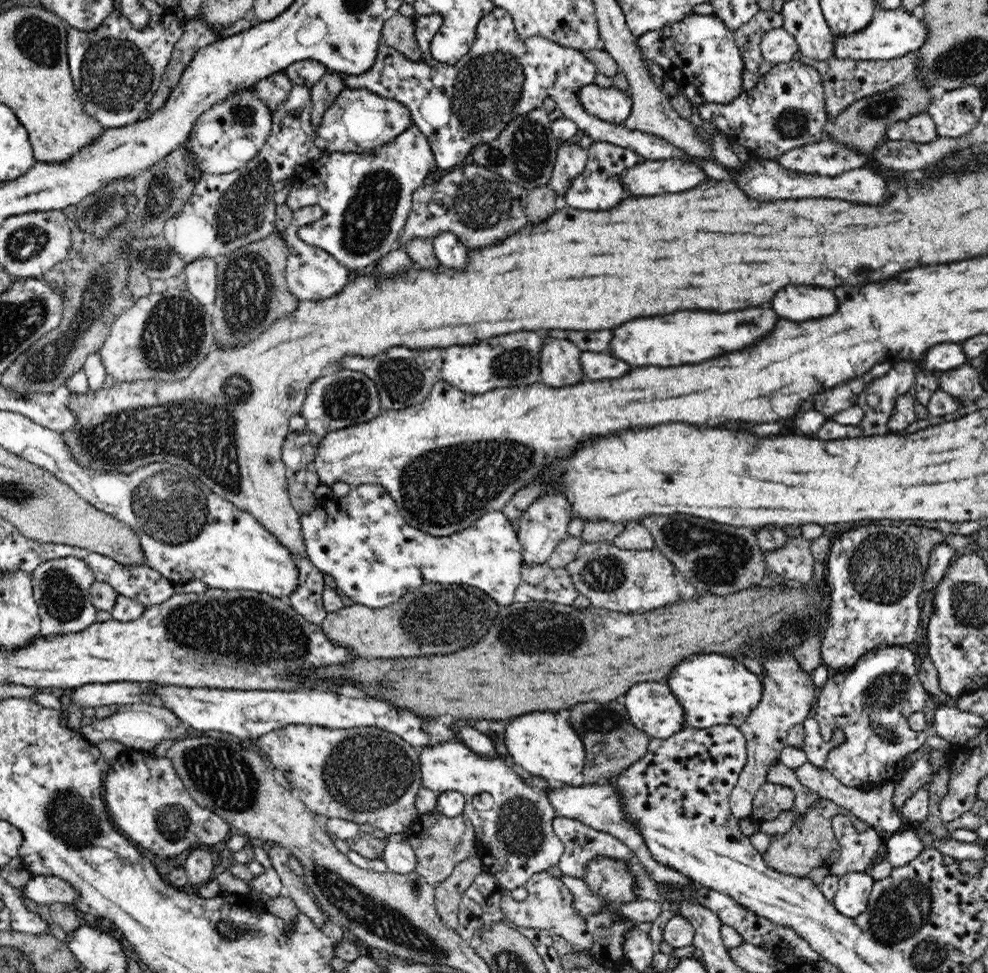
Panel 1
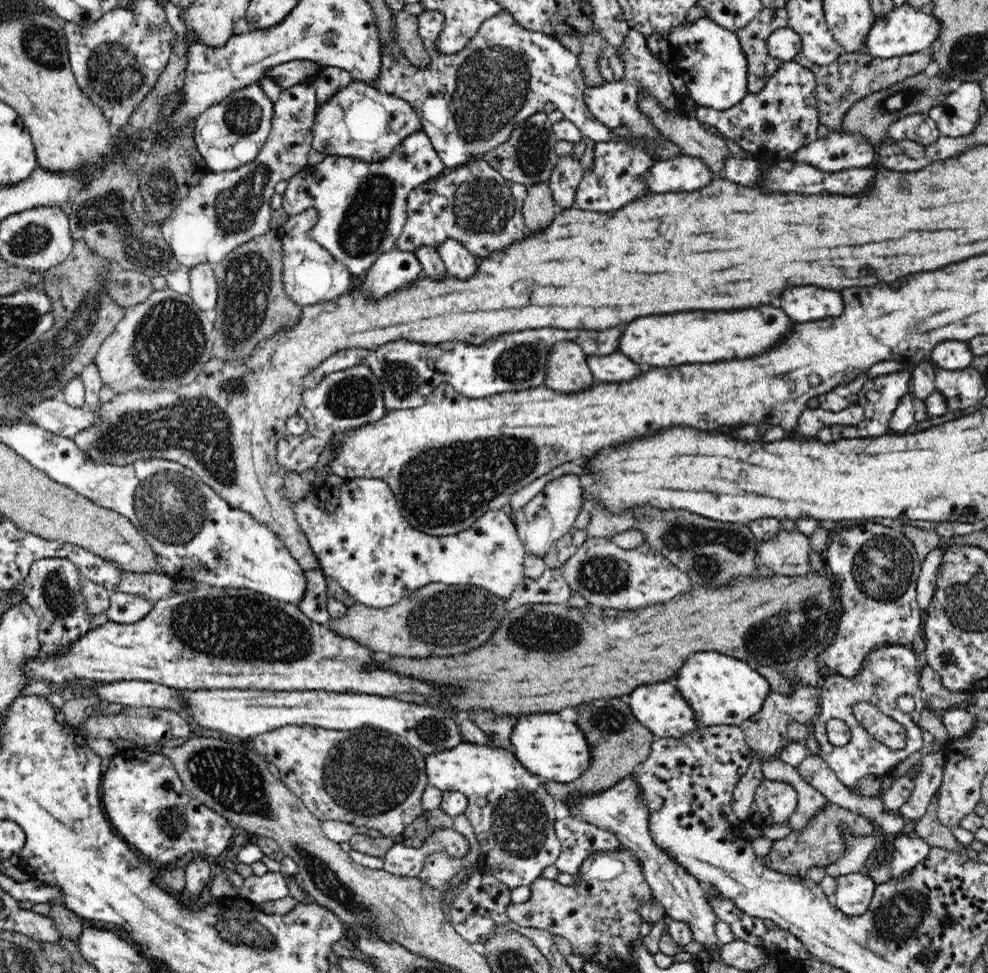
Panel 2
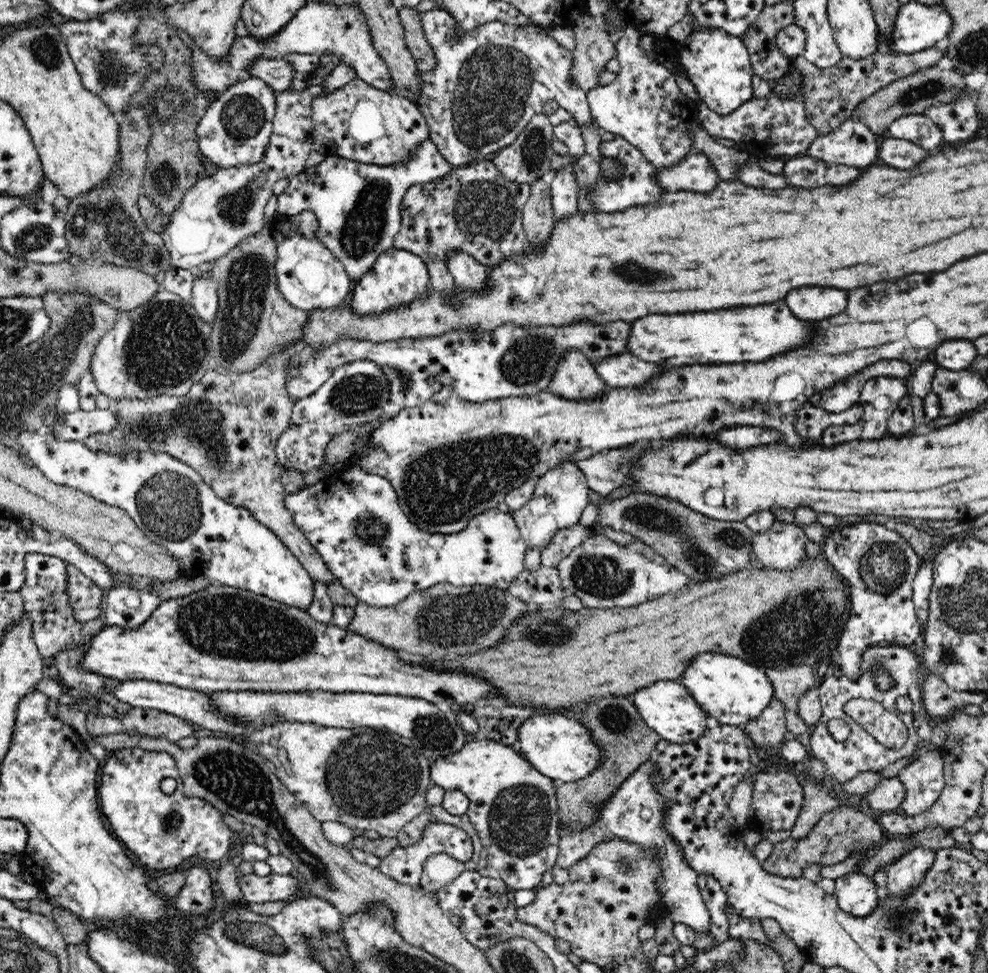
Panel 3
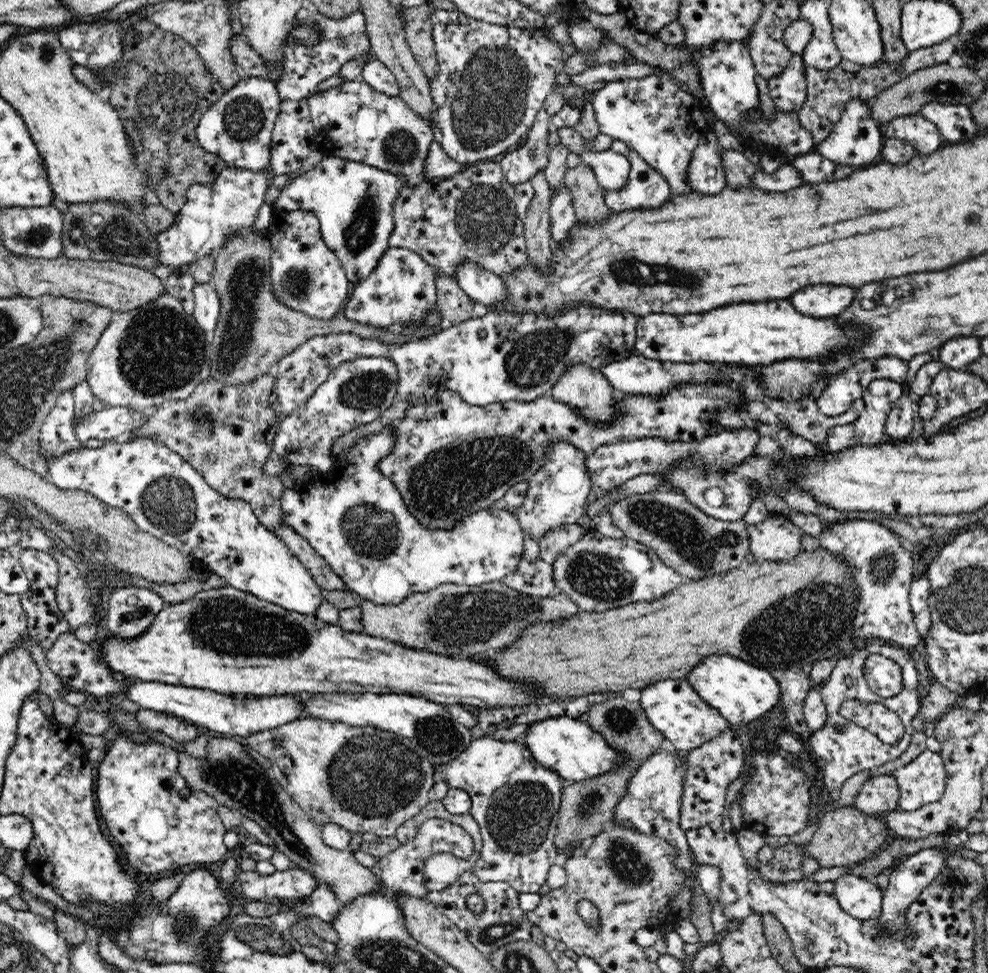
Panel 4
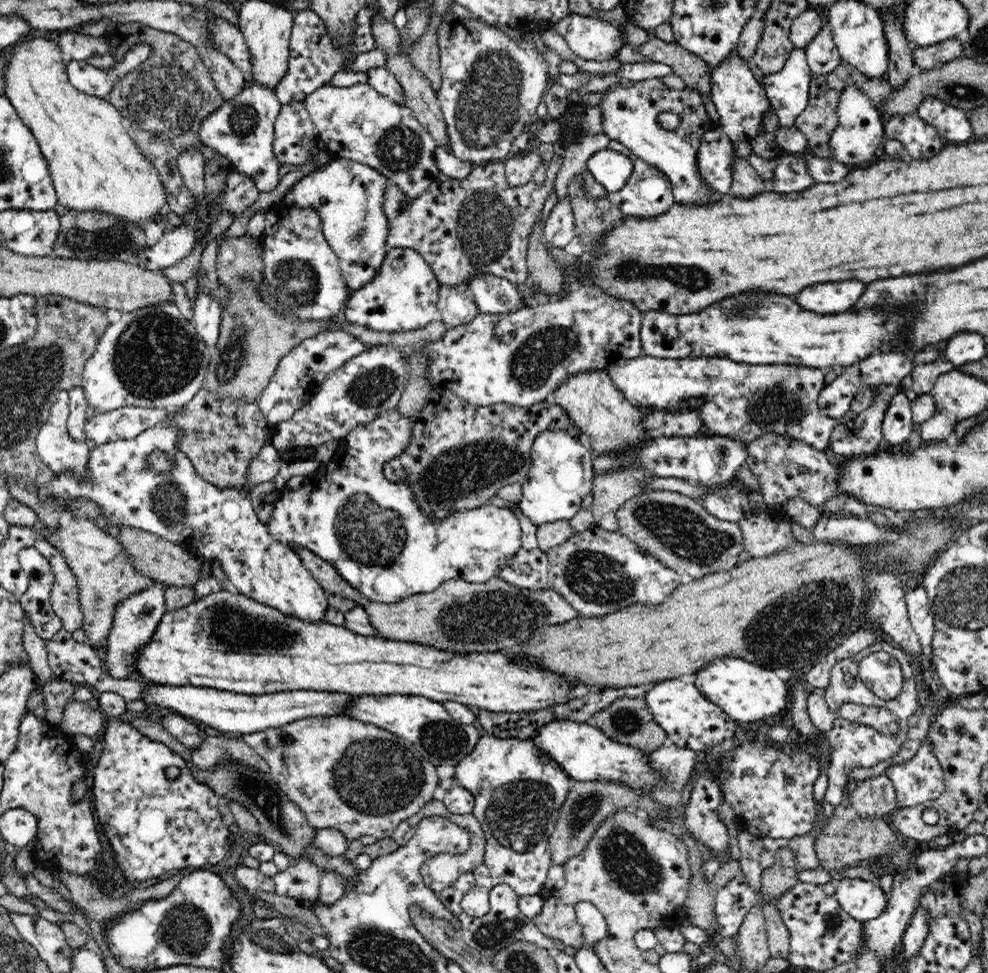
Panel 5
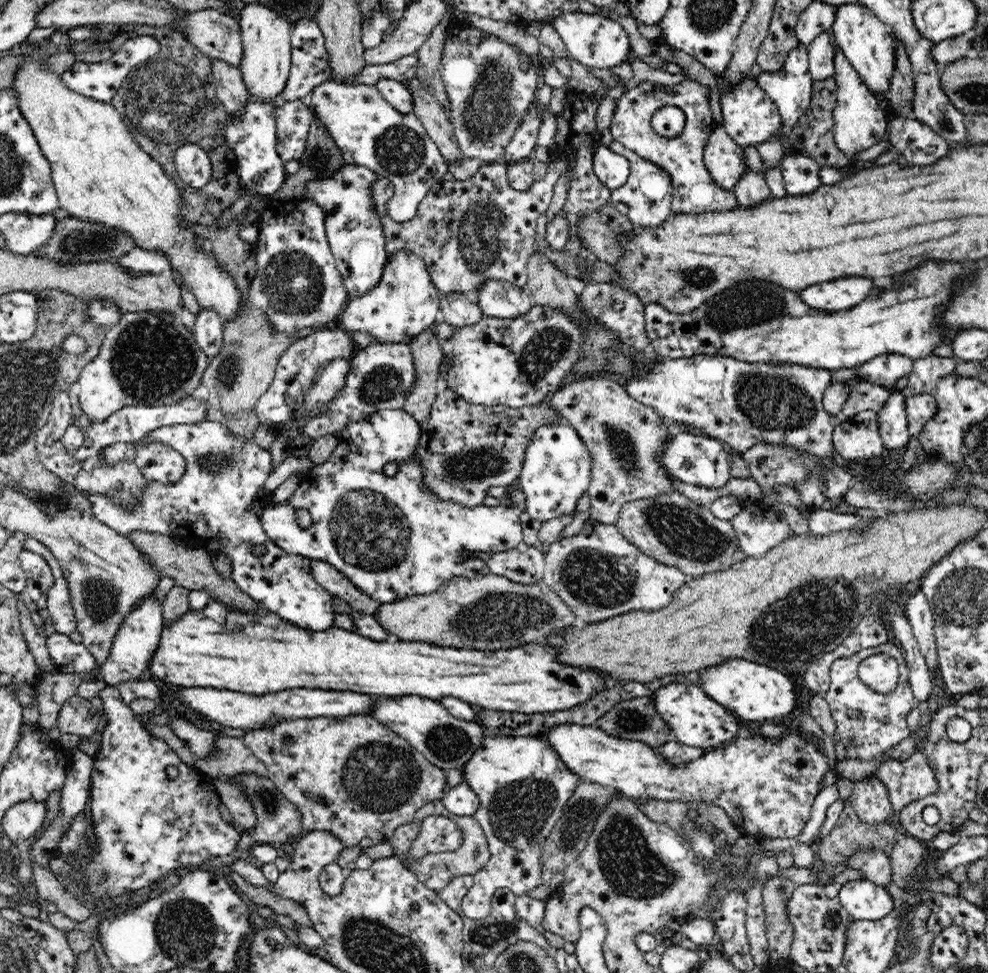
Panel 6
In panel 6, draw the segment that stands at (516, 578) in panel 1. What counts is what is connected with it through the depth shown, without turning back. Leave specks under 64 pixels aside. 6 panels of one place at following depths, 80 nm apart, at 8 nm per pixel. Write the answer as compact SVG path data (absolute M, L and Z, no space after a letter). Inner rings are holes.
M384 409L379 410L374 414L370 414L366 420L358 422L348 422L344 431L337 436L337 446L332 451L330 457L322 464L315 465L311 471L308 471L304 476L301 476L301 482L303 485L299 486L294 494L287 500L286 504L280 504L280 506L272 506L272 508L265 508L262 510L262 514L258 516L260 523L262 523L263 530L266 531L266 535L270 538L270 541L274 542L278 547L282 548L285 552L292 554L300 554L302 557L308 559L314 559L322 562L328 562L331 566L334 566L335 570L342 573L344 577L348 578L354 586L360 591L364 592L368 597L371 597L378 603L392 604L394 602L400 602L406 600L406 598L414 596L422 596L435 592L442 586L443 582L448 581L453 577L463 578L479 578L491 574L488 564L477 556L479 553L502 553L507 550L512 550L518 547L518 544L523 542L522 524L520 523L519 513L516 508L508 505L504 502L498 506L490 507L486 505L480 505L472 508L462 506L457 502L450 500L440 500L437 498L429 488L426 488L422 484L423 468L421 464L415 458L415 448L418 446L419 438L421 435L420 422L418 422L409 412L402 409ZM388 463L398 463L398 472L394 476L386 476L384 467ZM304 508L311 514L313 520L312 525L309 528L301 528L296 523L295 509Z

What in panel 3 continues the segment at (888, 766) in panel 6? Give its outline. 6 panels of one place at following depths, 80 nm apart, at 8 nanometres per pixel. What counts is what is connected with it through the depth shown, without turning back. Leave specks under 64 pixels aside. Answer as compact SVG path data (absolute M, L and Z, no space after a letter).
M940 750L922 752L917 761L909 763L897 776L906 787L899 812L907 816L927 812L945 787L943 755Z

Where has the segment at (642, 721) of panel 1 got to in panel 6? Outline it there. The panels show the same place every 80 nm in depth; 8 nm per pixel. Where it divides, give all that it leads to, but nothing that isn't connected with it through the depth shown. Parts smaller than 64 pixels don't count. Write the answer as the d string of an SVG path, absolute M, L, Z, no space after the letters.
M676 681L658 687L650 697L663 722L674 732L676 740L686 746L714 750L734 740L738 734L738 718L710 698L701 687Z

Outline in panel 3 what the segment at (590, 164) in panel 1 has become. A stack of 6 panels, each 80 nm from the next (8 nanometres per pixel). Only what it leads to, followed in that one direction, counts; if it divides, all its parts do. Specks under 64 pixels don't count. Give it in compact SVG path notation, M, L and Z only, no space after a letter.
M616 136L603 139L599 146L599 153L603 158L611 158L617 160L622 167L622 174L618 180L602 180L598 178L598 184L594 186L594 190L590 192L589 200L598 211L605 213L620 212L628 209L628 206L642 206L642 204L649 205L651 202L656 202L666 190L658 185L658 178L656 178L657 168L644 157L642 151L631 145L626 139Z

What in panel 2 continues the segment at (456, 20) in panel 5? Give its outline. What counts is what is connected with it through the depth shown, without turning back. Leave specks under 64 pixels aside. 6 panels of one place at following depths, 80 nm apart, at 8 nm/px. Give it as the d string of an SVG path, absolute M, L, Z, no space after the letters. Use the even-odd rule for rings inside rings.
M426 10L419 14L417 19L419 26L418 32L420 33L422 42L426 48L426 52L430 55L432 64L428 66L428 68L418 68L407 61L400 50L395 50L395 48L391 48L391 46L381 46L382 72L380 72L380 76L378 76L378 80L376 80L376 82L369 82L368 84L378 89L378 91L401 98L412 105L412 108L414 108L416 113L418 113L420 121L422 121L422 127L424 127L423 131L430 137L434 150L442 159L443 165L447 170L455 169L456 167L461 167L462 165L467 165L469 162L478 159L483 152L494 148L501 142L507 141L509 139L509 134L514 130L514 128L516 128L516 126L518 126L518 124L526 122L530 116L533 116L538 112L544 112L544 107L547 102L553 102L556 104L556 109L564 114L565 119L570 120L578 129L581 130L583 136L586 136L590 140L593 140L596 143L608 142L608 140L623 140L624 142L629 142L629 144L633 144L634 146L641 148L650 155L650 145L648 145L648 141L638 139L638 137L628 136L626 134L614 134L612 129L607 128L604 124L601 124L590 113L589 107L587 106L584 98L584 92L588 87L586 85L585 75L583 74L583 70L579 64L579 57L576 56L576 54L572 54L572 51L568 50L568 48L562 46L562 43L560 43L560 41L558 41L555 37L542 34L541 32L532 32L531 30L526 30L525 28L518 26L516 21L513 19L513 16L508 11L504 10L492 15L490 18L487 18L484 22L482 22L474 38L468 42L467 48L459 52L458 55L440 55L439 52L437 52L434 40L438 38L438 35L443 28L444 15L438 10ZM434 96L444 96L444 98L446 98L446 106L442 106L442 108L448 108L448 118L446 118L444 122L442 122L442 118L440 118L440 122L438 122L438 116L436 116L436 114L438 114L438 104L426 104L426 100L428 100L428 98L434 98Z

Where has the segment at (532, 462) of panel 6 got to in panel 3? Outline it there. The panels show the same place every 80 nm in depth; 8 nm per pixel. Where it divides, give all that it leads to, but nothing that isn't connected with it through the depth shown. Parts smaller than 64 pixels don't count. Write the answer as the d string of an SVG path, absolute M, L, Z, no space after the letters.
M562 460L555 468L537 478L536 488L526 504L511 512L522 540L528 549L544 550L560 530L578 525L583 510L588 506L585 474L575 465L576 460Z

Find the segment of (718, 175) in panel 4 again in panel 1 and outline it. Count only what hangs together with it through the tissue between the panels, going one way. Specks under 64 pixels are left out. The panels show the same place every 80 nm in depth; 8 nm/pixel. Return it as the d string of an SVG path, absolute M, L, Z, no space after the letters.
M648 160L621 174L622 185L632 197L652 197L682 193L700 186L709 179L691 160Z

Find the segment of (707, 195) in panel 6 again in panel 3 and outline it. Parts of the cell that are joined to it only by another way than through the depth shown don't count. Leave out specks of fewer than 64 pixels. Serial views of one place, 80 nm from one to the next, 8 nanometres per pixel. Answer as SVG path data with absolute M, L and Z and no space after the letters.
M630 25L623 28L618 39L615 40L616 59L620 61L620 72L617 78L607 86L598 86L587 92L587 101L591 116L594 122L608 137L620 136L631 145L642 151L642 154L657 169L669 167L676 164L680 159L692 152L690 126L702 128L698 120L697 112L700 105L699 101L692 101L682 94L678 78L671 73L671 70L651 60L646 54L646 50L640 49L641 32Z

